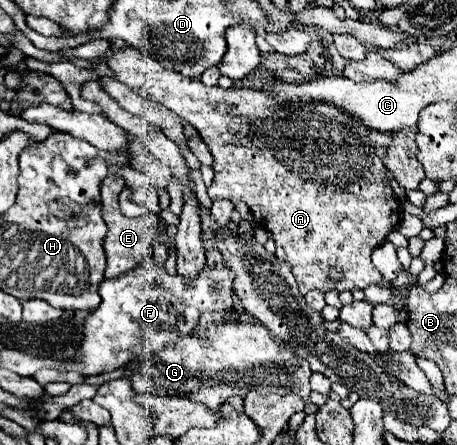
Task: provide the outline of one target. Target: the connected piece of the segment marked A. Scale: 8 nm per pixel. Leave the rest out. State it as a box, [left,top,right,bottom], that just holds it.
[104,46,402,294]

